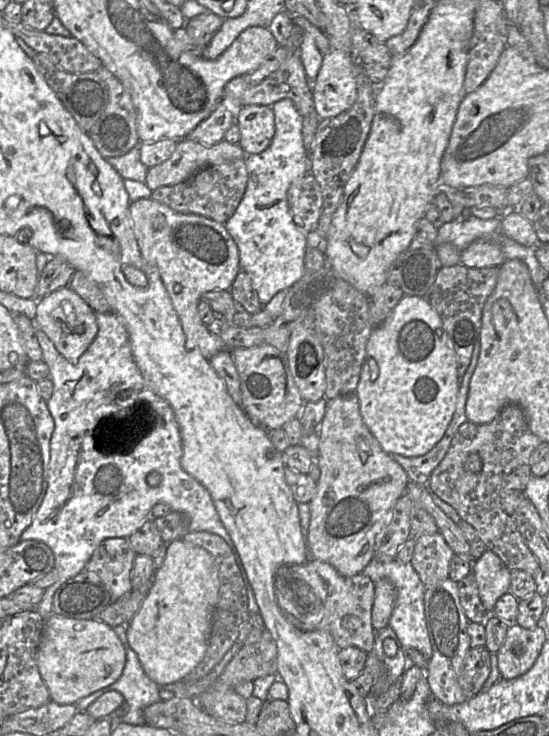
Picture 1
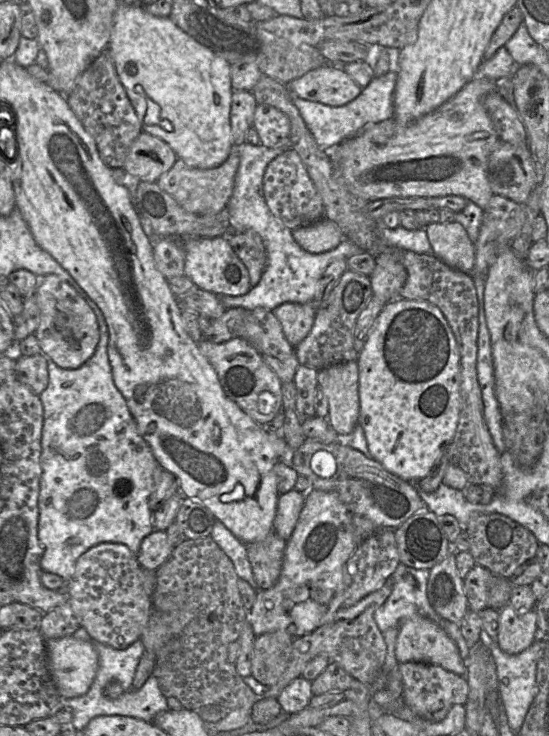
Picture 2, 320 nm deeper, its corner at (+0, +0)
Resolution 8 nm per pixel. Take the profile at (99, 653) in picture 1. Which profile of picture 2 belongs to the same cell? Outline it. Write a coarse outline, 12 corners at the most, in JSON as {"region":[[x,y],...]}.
{"region":[[46,641],[64,699],[85,695],[98,671],[89,642]]}

